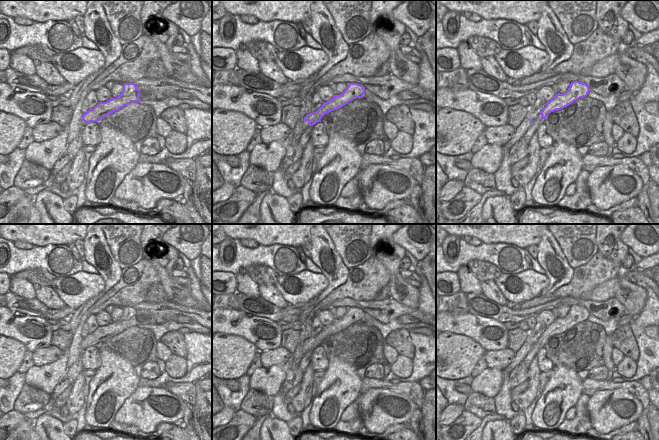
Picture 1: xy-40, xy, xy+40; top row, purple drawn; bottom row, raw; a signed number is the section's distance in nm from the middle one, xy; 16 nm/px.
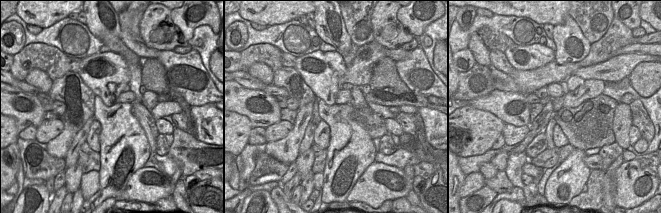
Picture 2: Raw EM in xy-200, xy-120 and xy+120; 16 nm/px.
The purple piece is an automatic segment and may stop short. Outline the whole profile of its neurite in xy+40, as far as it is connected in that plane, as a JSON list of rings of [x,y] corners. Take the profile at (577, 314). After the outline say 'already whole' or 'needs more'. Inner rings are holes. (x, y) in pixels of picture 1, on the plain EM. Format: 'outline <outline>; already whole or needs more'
outline [[[579,305],[571,306],[570,311],[565,317],[557,317],[553,323],[546,327],[546,330],[542,333],[537,342],[533,345],[532,349],[524,358],[523,362],[526,365],[530,365],[533,358],[537,355],[538,351],[544,347],[549,337],[561,334],[572,328],[574,325],[586,321],[589,315],[590,312],[586,307]]]; needs more

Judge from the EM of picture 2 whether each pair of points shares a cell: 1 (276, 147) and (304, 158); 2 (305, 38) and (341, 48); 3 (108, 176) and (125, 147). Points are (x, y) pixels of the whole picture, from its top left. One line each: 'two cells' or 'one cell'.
1: two cells
2: two cells
3: one cell

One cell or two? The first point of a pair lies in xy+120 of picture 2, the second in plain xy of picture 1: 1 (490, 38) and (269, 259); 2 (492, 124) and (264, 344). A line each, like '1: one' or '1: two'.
1: two
2: two

